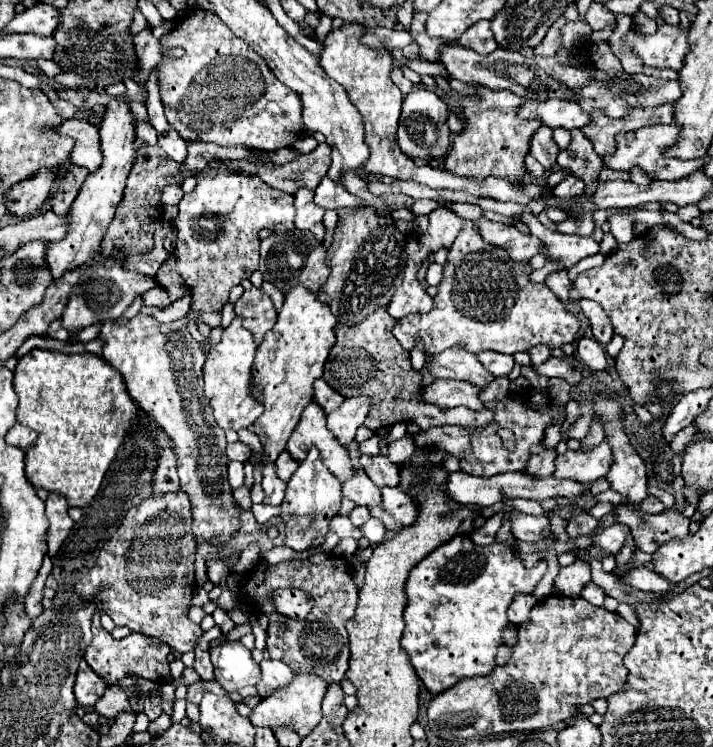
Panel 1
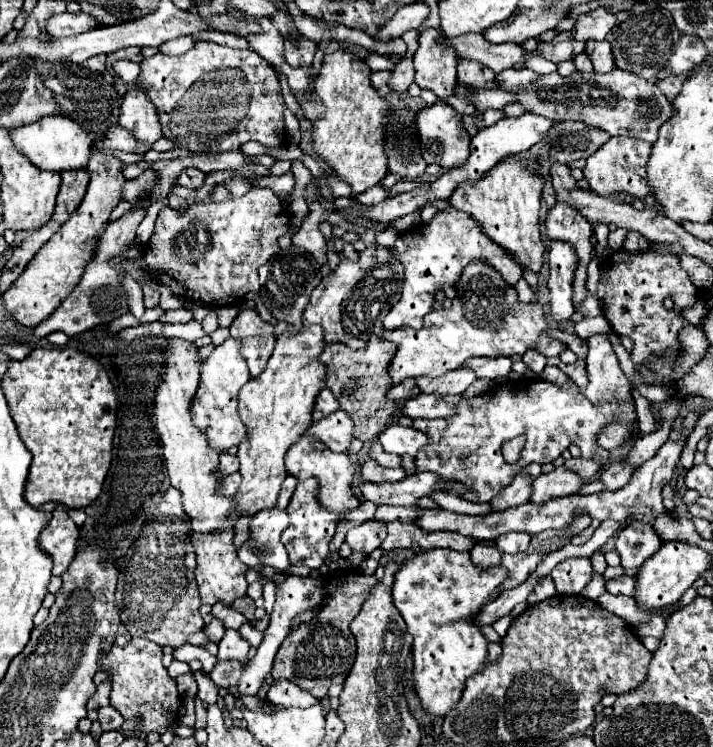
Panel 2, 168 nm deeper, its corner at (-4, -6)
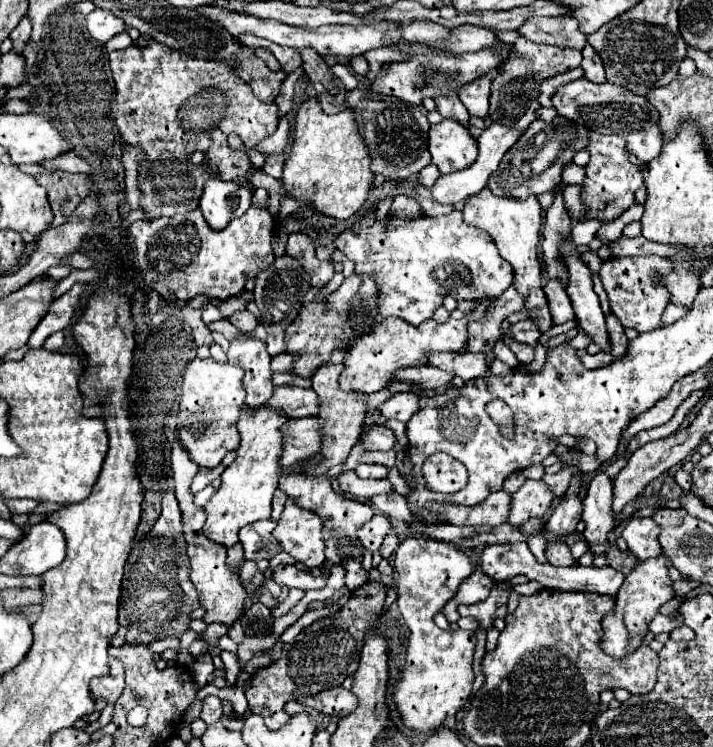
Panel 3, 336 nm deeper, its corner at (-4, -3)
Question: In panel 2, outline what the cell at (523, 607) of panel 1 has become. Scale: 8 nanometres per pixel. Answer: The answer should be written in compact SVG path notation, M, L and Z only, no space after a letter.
M568 558L556 564L550 576L560 594L580 594L592 578L592 564L588 558Z

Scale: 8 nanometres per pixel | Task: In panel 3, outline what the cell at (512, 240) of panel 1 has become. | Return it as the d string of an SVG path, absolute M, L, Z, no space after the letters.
M452 211L450 215L444 215L444 217L420 217L420 219L394 219L394 217L386 217L384 221L376 221L376 219L374 219L374 213L368 213L368 215L362 217L352 229L346 229L344 233L340 233L340 235L334 239L334 245L336 245L340 251L344 251L350 261L354 261L356 273L368 273L368 275L372 275L372 277L378 281L378 285L380 285L380 301L378 301L380 315L382 315L382 317L396 315L396 317L406 319L406 321L412 323L412 325L420 325L422 321L432 319L434 311L436 311L438 307L442 307L442 301L444 301L444 297L448 297L448 295L454 297L456 301L460 301L460 299L466 299L466 301L480 301L480 299L488 299L488 297L498 297L498 295L502 295L502 293L514 283L514 271L512 271L512 267L498 255L498 251L496 251L496 247L494 247L494 241L490 239L490 235L478 231L478 229L472 227L472 225L466 225L460 211Z

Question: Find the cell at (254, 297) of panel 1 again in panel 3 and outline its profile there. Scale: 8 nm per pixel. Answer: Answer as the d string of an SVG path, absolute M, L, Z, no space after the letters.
M246 333L236 335L230 341L228 363L244 369L244 389L246 389L246 405L258 407L272 397L274 383L270 375L270 355L266 351L266 343L248 337Z

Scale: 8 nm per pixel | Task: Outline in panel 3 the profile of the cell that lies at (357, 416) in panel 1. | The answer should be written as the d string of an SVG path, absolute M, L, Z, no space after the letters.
M310 417L310 419L290 419L284 429L284 453L280 463L290 467L292 463L318 455L322 451L322 437L320 431L324 429L326 419Z

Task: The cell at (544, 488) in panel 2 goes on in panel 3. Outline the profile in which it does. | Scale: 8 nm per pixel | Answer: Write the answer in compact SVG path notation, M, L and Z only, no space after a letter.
M528 479L514 495L512 495L512 511L508 523L512 527L522 525L530 517L544 517L550 513L550 505L554 503L554 495L550 493L544 481Z

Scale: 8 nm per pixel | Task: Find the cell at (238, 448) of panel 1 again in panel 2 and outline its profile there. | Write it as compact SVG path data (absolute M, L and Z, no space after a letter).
M220 454L220 464L218 464L218 476L228 476L238 470L238 458L232 454Z

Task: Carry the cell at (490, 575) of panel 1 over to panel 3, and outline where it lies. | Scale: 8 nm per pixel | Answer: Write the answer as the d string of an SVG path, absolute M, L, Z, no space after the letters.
M406 537L394 553L394 569L396 569L396 603L398 611L404 617L410 639L408 639L408 655L406 667L394 687L394 699L402 713L404 723L416 731L430 731L444 723L446 717L454 717L468 701L472 693L474 673L472 673L472 655L476 645L474 631L442 631L434 623L434 615L456 595L460 583L474 573L474 567L466 553L458 551L454 545L446 541L436 541L428 537Z

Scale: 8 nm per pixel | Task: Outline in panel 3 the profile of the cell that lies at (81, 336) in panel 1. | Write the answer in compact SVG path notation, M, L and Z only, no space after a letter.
M254 189L252 207L242 217L232 219L222 231L214 231L202 219L200 209L186 215L154 219L154 223L132 223L130 235L136 247L136 265L146 285L162 299L174 299L178 305L184 305L184 301L200 293L220 301L240 295L246 281L254 279L258 271L274 261L272 239L276 221L268 211L268 197L266 189Z

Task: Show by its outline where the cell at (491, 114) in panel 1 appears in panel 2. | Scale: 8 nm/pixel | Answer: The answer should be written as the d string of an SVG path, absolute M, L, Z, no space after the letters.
M510 156L494 166L494 170L486 174L486 178L474 182L474 186L458 186L458 192L454 192L450 198L450 204L456 210L466 212L482 228L482 232L492 242L502 246L524 270L540 274L540 268L544 264L544 244L540 240L538 226L542 188L542 178L532 174L530 168L524 170L516 156Z

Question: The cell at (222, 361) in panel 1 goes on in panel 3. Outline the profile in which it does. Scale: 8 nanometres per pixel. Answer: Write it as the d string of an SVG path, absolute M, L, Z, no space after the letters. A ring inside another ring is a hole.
M194 359L186 373L182 383L182 397L180 397L180 409L178 409L178 421L180 427L178 439L188 449L192 461L196 461L200 467L216 467L226 453L238 449L238 415L244 405L246 391L242 387L242 369L234 367L230 363L208 359ZM210 435L210 437L208 437ZM214 435L214 437L212 437ZM210 441L214 441L214 447L210 451Z

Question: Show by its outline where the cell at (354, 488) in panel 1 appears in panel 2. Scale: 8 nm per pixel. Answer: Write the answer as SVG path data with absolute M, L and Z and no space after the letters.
M393 521L387 523L387 535L380 544L380 550L412 550L416 554L432 548L452 548L458 552L468 552L476 544L472 538L454 532L424 532L416 524Z

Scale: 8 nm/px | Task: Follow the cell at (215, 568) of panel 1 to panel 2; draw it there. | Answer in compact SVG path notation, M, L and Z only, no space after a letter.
M238 598L234 604L232 604L234 610L238 610L240 614L244 614L244 618L248 622L258 622L254 612L256 612L256 606L254 606L254 600L252 598Z

